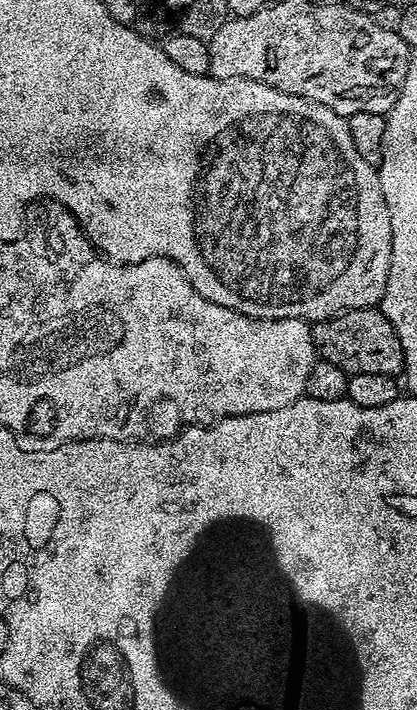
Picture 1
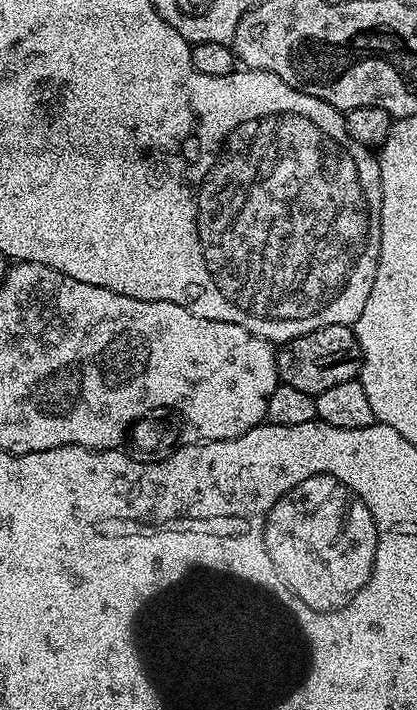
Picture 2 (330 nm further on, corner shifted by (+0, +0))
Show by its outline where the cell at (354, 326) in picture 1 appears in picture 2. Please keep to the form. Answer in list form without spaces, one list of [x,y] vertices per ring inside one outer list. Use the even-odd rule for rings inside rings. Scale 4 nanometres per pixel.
[[[347,324],[322,326],[310,334],[287,341],[281,348],[284,349],[276,352],[279,383],[294,386],[294,390],[302,390],[311,396],[330,390],[330,386],[338,386],[338,382],[357,379],[364,361],[356,333]]]

